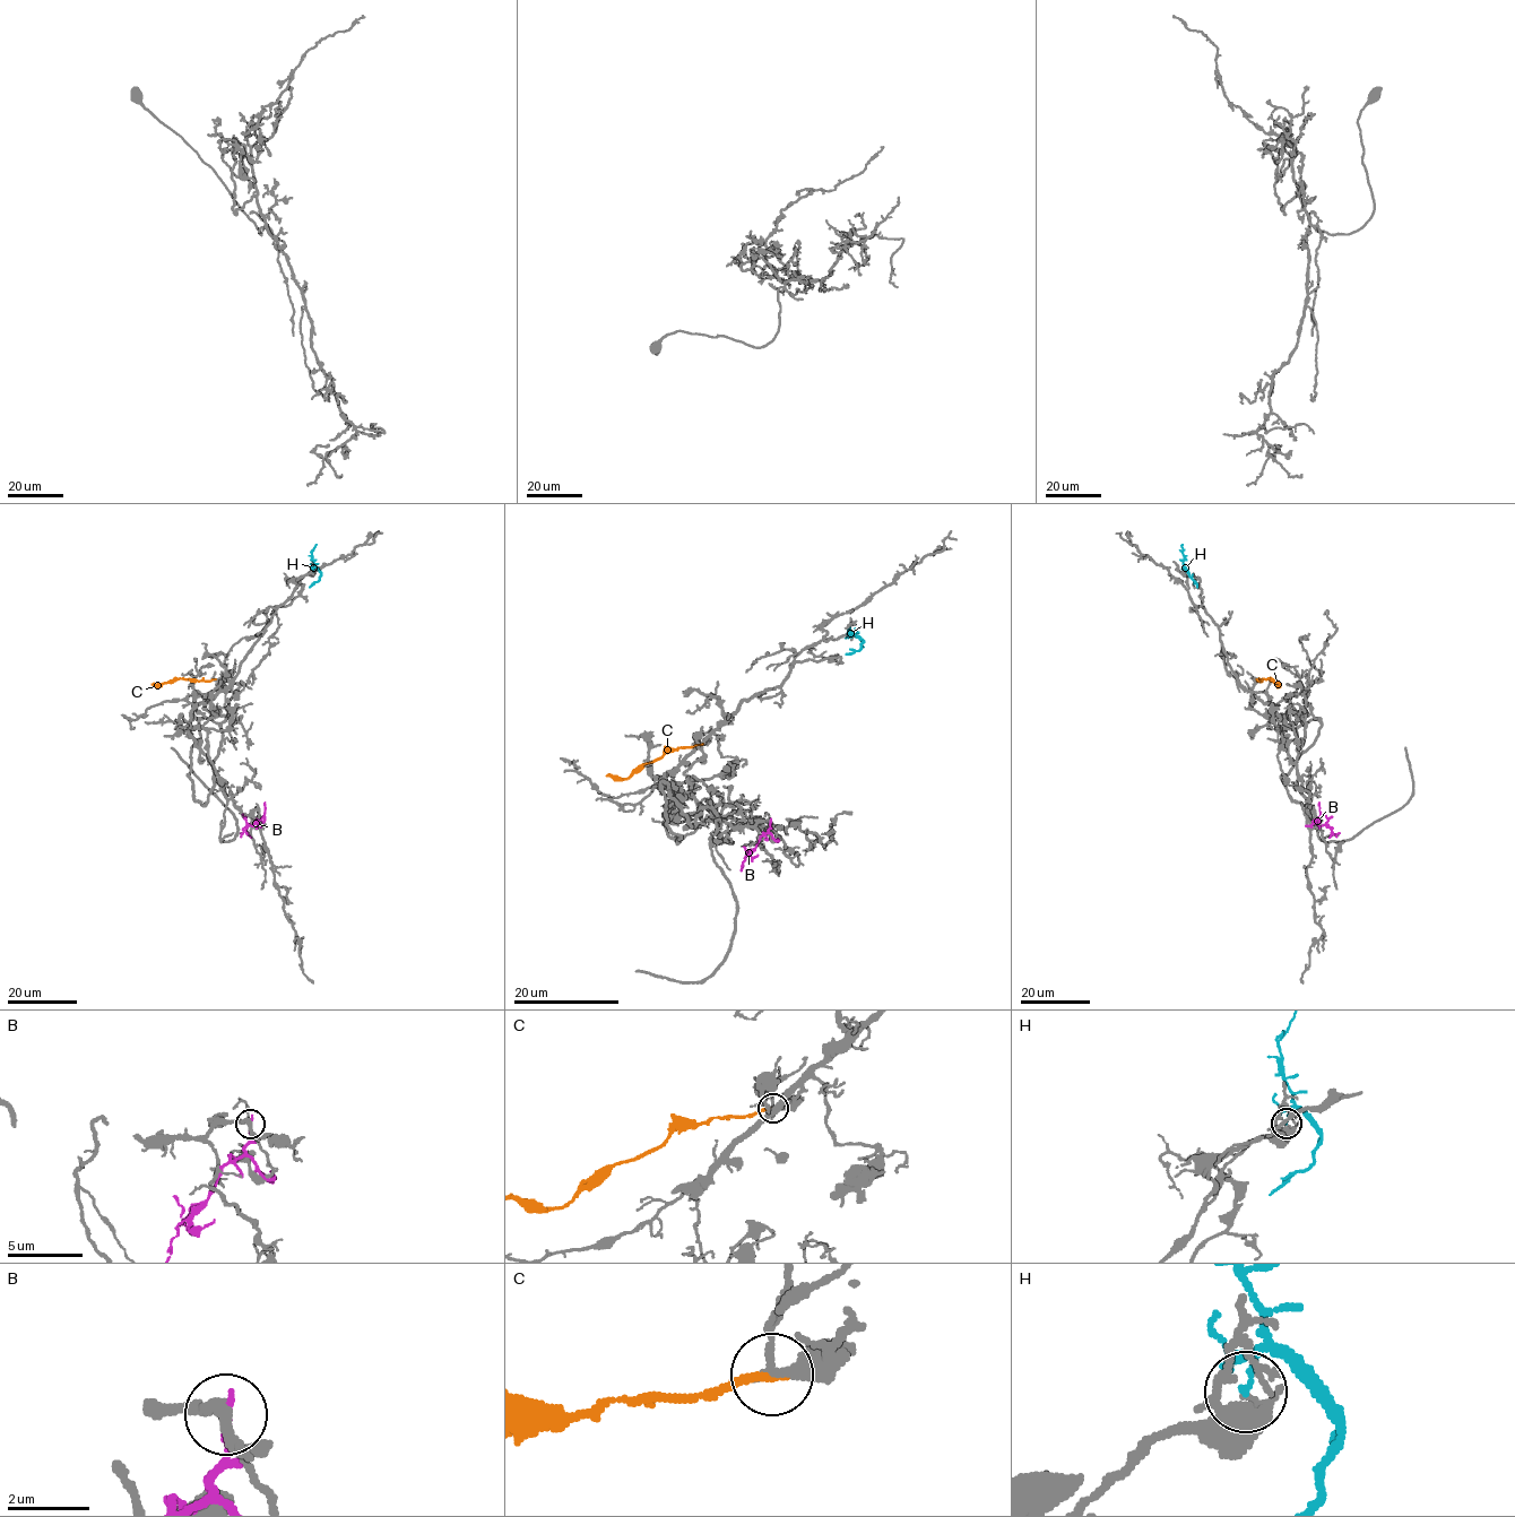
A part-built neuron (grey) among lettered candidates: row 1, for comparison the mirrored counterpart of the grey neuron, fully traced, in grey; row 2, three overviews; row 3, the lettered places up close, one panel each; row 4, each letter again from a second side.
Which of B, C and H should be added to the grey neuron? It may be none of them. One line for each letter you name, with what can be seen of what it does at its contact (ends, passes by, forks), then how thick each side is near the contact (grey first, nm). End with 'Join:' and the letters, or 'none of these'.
Join: none of these

